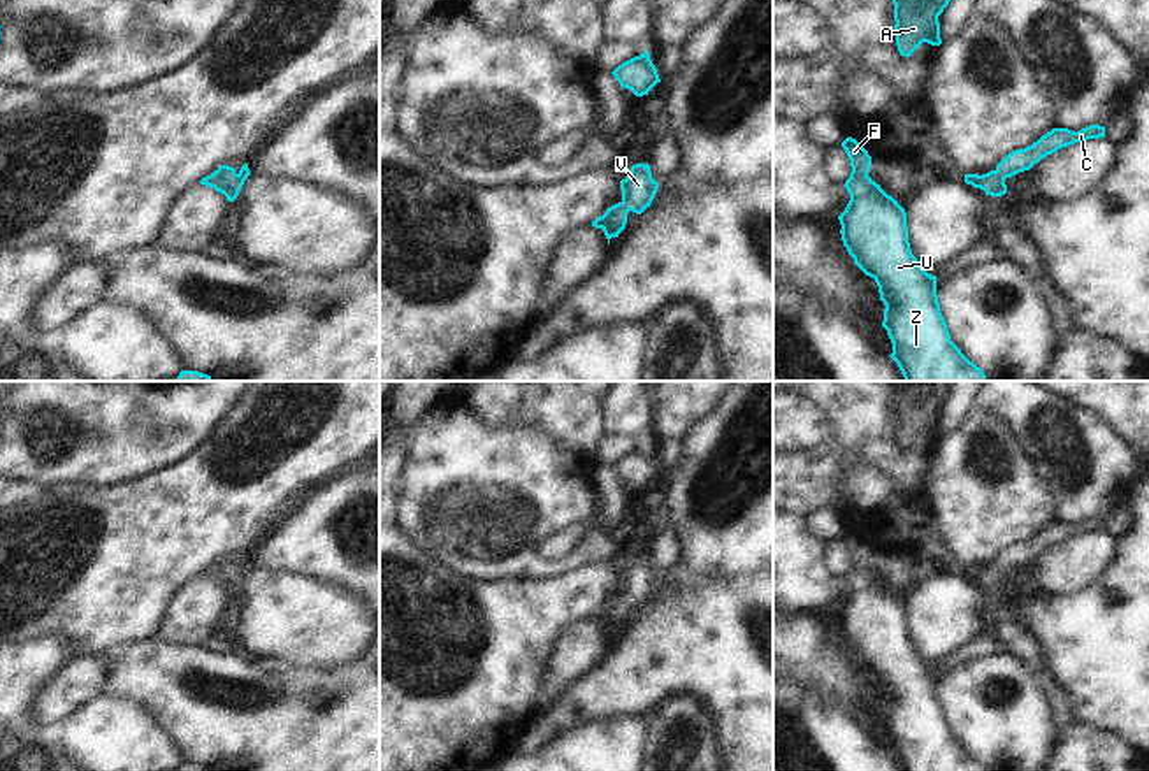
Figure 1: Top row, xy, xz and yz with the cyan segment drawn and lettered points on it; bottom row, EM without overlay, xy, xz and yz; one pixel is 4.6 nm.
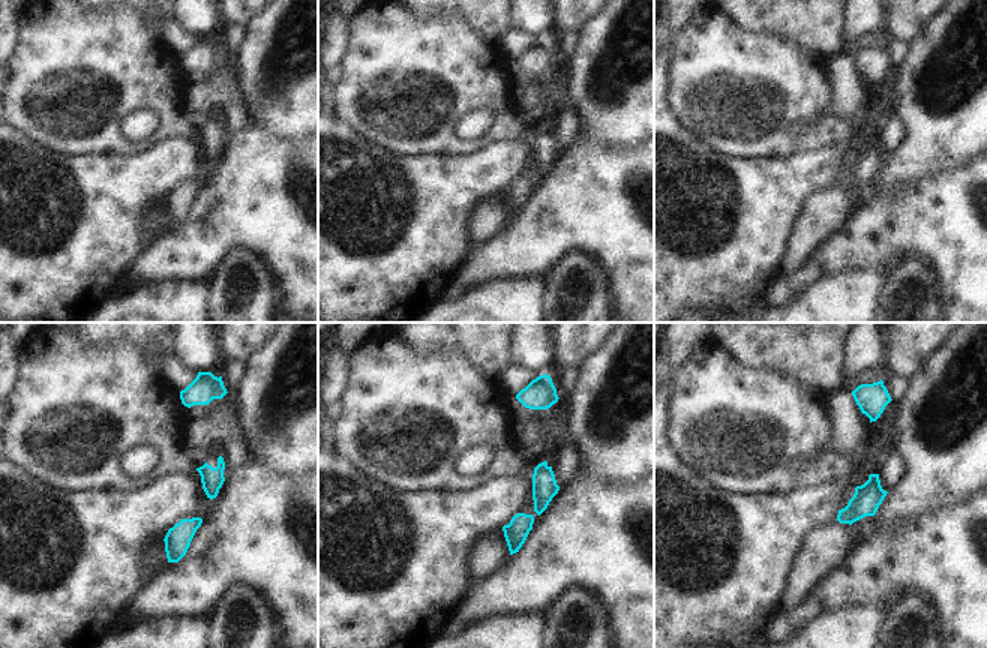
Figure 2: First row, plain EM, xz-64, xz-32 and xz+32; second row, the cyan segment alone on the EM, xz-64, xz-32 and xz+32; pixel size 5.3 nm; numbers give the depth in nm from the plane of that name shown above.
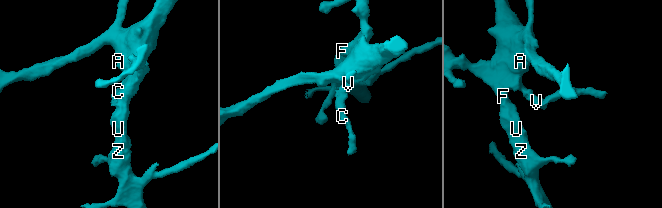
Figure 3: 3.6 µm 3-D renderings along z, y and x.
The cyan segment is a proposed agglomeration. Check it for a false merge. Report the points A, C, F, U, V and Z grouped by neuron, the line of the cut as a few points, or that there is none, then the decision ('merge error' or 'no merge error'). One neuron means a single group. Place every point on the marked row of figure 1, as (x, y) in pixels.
A C F U V Z | no cut | no merge error

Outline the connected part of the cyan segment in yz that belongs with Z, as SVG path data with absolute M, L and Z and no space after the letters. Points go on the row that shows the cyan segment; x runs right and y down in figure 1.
M847 137L842 148L850 160L852 172L843 184L850 200L838 216L840 234L854 263L878 286L885 306L882 327L892 342L889 357L898 364L905 381L986 381L982 369L950 341L940 313L936 276L928 274L912 255L905 209L868 176L871 156L856 139Z

